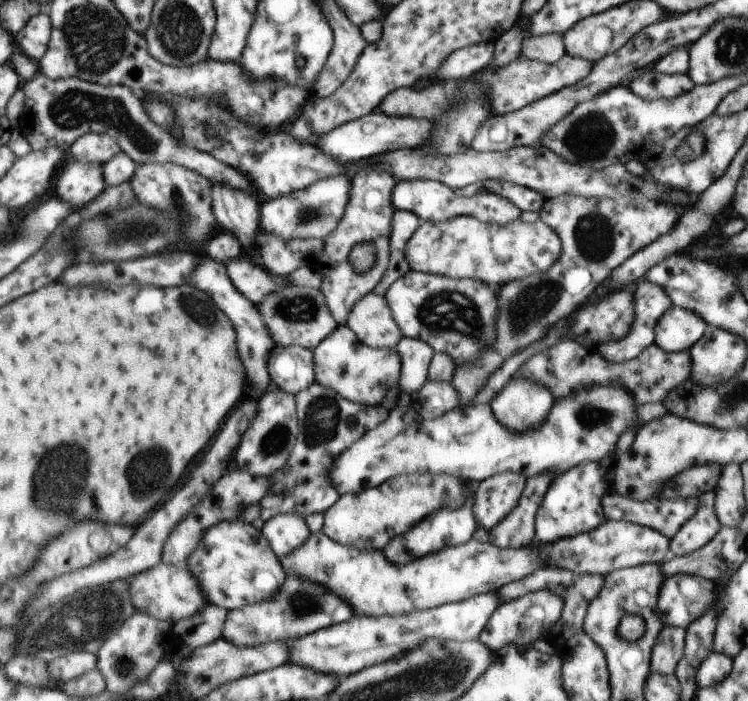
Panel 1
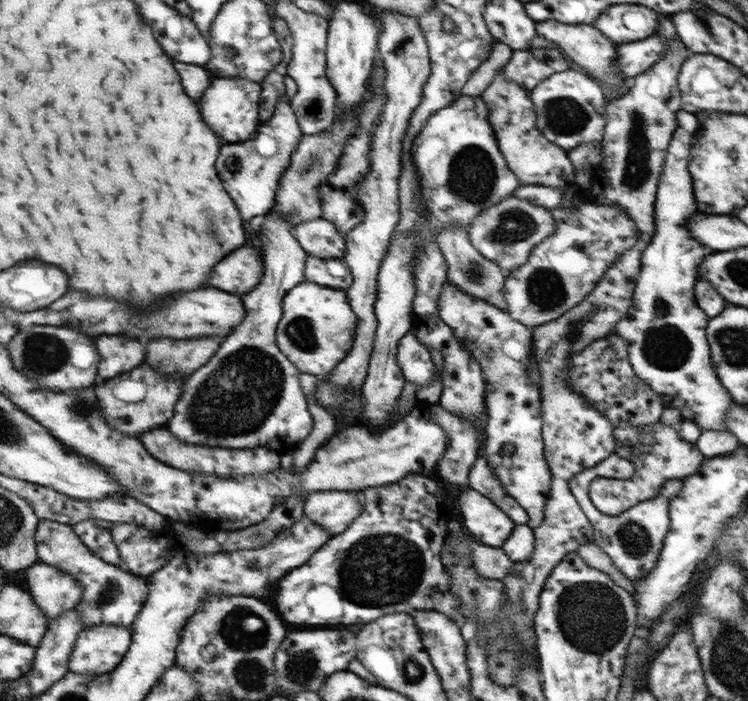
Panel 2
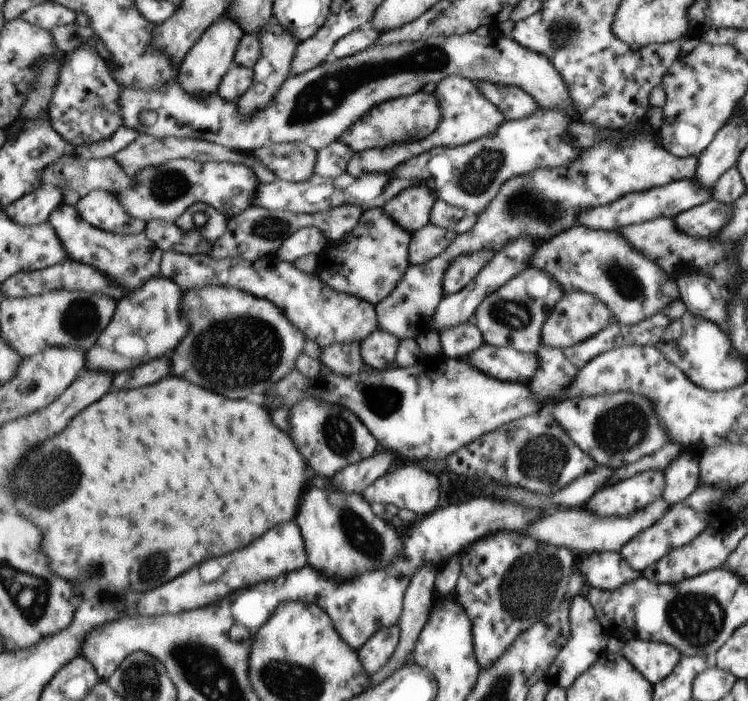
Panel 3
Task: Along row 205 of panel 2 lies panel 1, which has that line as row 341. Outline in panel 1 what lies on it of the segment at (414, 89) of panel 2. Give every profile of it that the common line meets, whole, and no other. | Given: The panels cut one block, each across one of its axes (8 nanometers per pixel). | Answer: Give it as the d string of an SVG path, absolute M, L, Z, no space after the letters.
M374 293L357 303L345 325L353 329L359 341L374 348L394 349L404 336L385 297Z

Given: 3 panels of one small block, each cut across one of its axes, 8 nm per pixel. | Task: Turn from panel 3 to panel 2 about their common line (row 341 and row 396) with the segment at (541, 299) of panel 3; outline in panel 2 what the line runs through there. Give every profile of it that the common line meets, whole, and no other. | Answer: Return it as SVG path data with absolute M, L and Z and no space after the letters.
M446 282L438 302L439 318L454 331L454 337L465 343L468 352L482 366L487 385L485 412L486 441L483 456L502 481L508 495L512 495L528 513L530 528L534 531L544 520L544 506L552 473L544 460L542 418L540 418L539 385L530 380L533 332L529 325L514 320L508 313L461 292L456 285Z

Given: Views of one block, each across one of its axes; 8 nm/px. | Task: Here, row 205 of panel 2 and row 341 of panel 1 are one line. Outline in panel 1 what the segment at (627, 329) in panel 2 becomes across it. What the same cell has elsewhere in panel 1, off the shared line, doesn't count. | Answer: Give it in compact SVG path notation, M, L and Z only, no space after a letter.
M672 305L664 316L660 317L654 328L655 343L666 352L682 352L700 340L706 332L706 322L696 316L692 309Z

